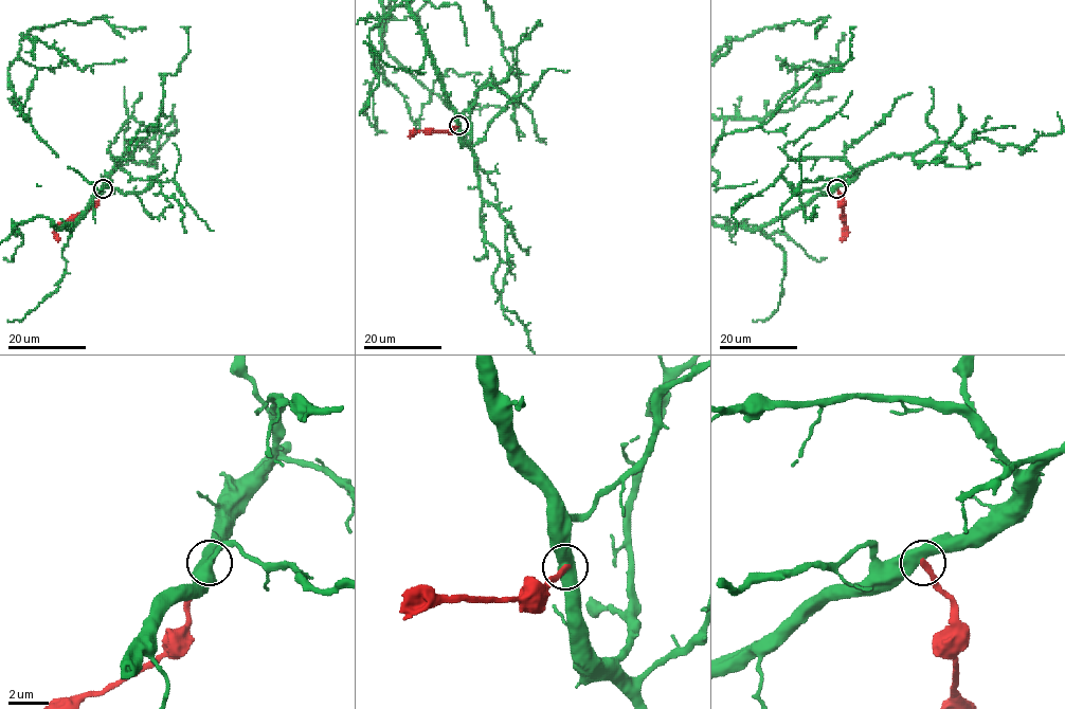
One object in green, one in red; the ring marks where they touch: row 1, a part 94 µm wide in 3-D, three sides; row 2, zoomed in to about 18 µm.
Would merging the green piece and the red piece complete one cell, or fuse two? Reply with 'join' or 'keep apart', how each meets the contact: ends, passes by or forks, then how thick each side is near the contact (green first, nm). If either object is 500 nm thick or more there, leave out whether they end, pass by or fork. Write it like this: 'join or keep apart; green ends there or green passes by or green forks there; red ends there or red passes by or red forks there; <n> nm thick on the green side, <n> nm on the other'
keep apart; 600 nm thick on the green side, 280 nm on the other

